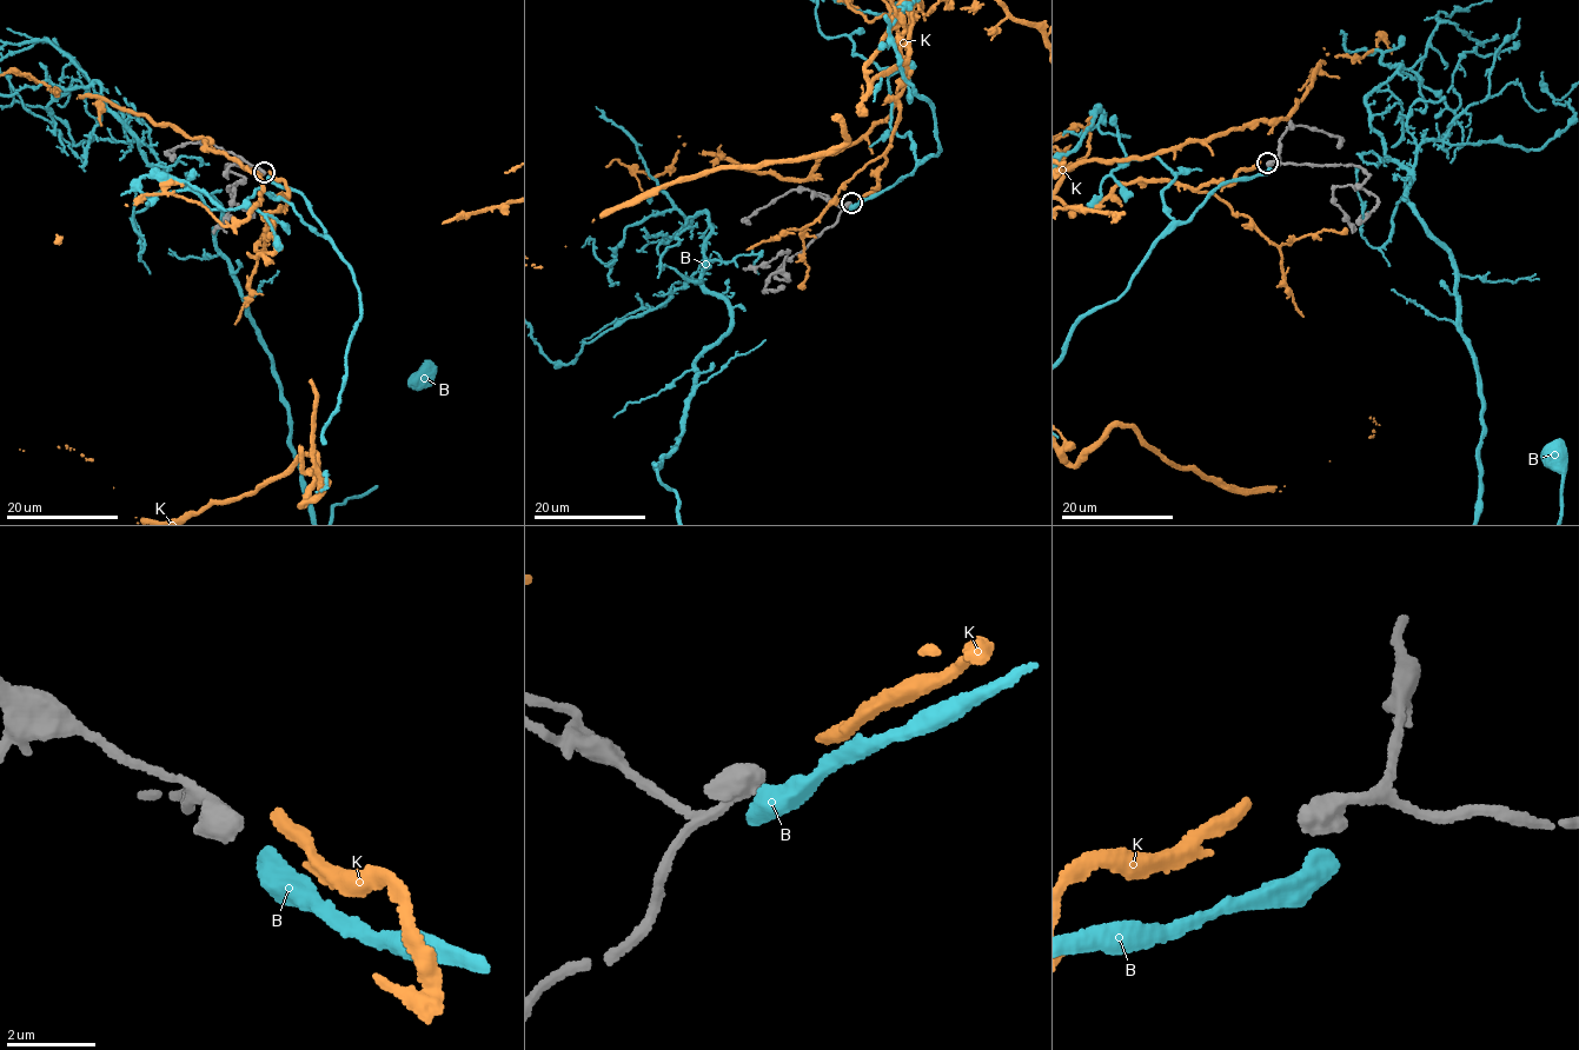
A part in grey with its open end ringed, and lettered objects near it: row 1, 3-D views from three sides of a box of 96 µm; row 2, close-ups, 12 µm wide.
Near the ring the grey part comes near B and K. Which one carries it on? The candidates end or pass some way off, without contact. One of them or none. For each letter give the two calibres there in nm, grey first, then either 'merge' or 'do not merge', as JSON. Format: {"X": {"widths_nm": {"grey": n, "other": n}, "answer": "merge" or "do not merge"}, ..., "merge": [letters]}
{"B": {"widths_nm": {"grey": 400, "other": 550}, "answer": "do not merge"}, "K": {"widths_nm": {"grey": 400, "other": 280}, "answer": "do not merge"}, "merge": []}

